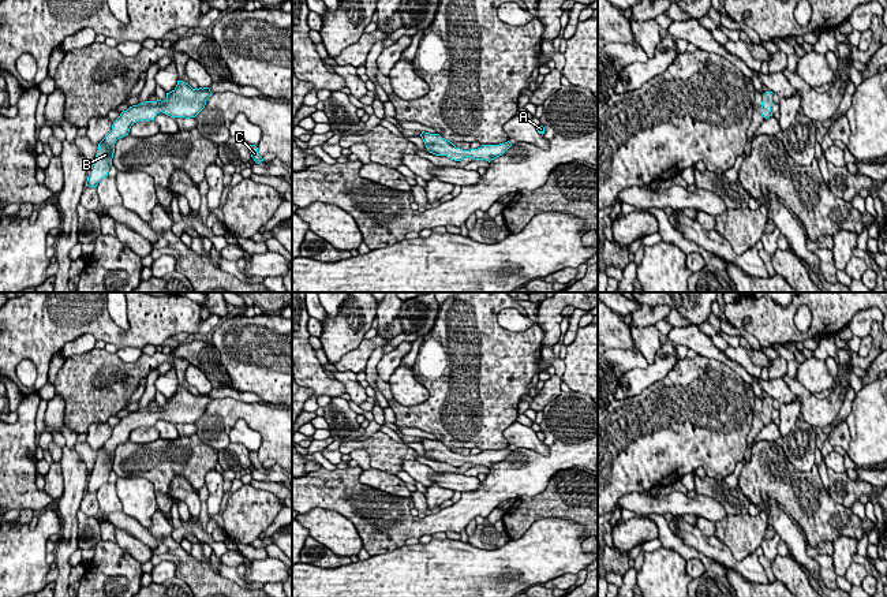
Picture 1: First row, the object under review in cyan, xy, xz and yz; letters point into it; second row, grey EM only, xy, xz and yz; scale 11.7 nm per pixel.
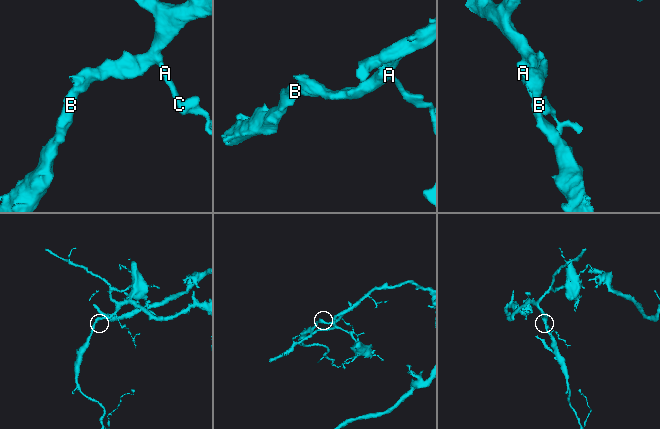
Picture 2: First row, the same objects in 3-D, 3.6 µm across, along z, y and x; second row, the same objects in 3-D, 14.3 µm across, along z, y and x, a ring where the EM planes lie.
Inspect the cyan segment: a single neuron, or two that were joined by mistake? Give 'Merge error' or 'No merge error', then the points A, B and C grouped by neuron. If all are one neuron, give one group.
No merge error. Groups: A B C

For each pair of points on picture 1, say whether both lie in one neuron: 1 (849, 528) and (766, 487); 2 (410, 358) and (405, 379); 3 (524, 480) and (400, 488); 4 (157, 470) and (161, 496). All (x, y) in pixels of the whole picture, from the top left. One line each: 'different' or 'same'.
1: same
2: different
3: different
4: same

